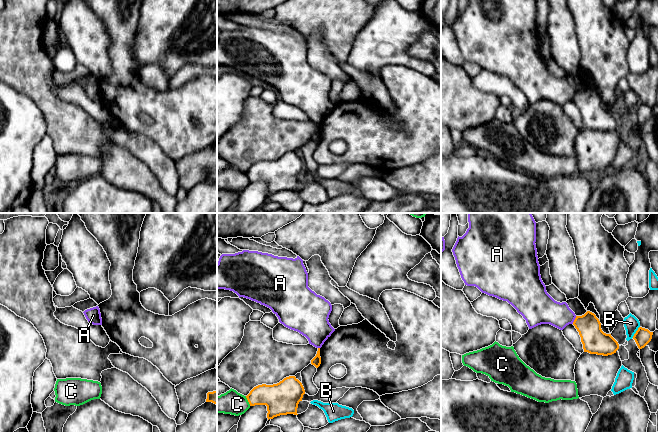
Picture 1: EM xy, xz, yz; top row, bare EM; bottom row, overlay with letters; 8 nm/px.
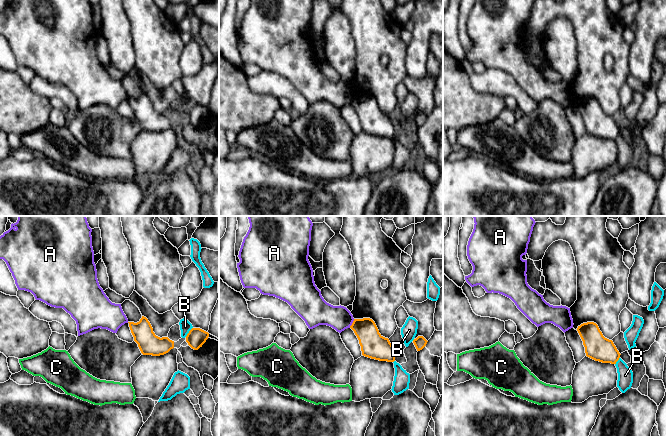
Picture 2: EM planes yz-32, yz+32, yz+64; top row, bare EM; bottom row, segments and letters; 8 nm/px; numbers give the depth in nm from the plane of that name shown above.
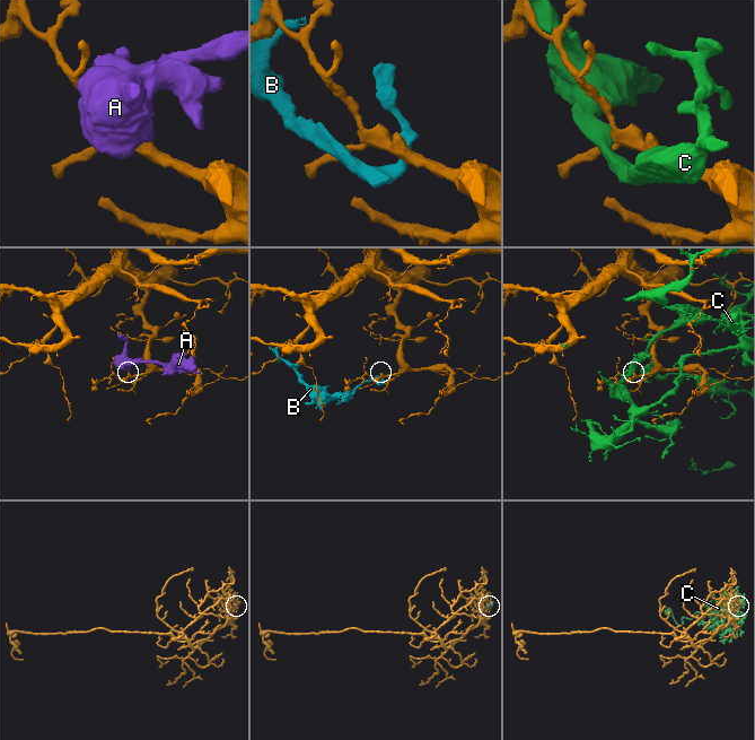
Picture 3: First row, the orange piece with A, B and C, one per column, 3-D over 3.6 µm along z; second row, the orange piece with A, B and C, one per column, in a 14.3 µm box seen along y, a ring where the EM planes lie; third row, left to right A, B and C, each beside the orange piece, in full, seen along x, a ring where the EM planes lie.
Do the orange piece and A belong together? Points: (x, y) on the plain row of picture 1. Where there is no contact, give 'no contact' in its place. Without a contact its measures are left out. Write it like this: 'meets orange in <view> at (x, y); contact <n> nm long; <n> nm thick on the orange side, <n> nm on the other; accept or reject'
meets orange in yz at (574, 96); contact 70 nm long; 200 nm thick on the orange side, 220 nm on the other; reject

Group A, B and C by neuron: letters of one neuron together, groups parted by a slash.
A / B / C

